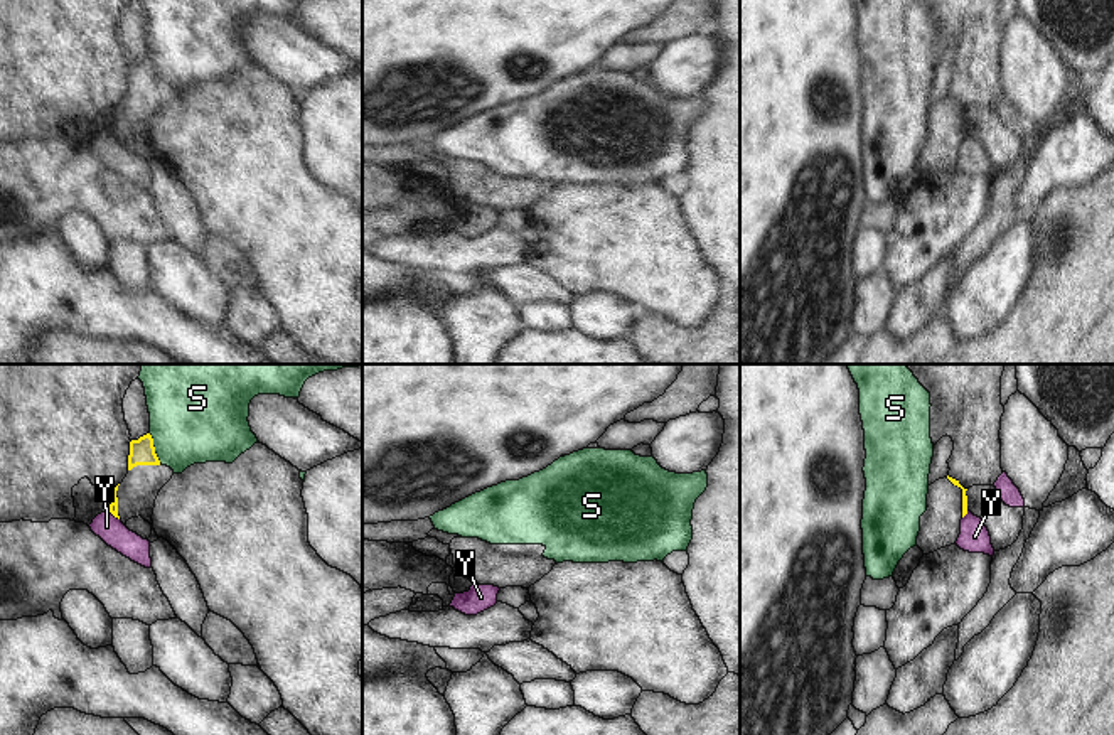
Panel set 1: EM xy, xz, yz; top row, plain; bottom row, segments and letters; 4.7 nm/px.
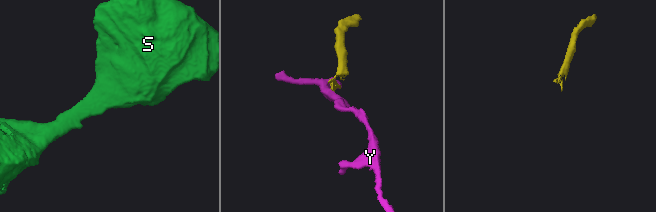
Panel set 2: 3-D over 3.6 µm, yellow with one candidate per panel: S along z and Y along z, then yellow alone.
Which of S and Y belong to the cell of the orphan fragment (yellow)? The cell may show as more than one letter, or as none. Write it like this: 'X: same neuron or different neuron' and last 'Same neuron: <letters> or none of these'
S: different neuron
Y: different neuron
Same neuron: none of these

